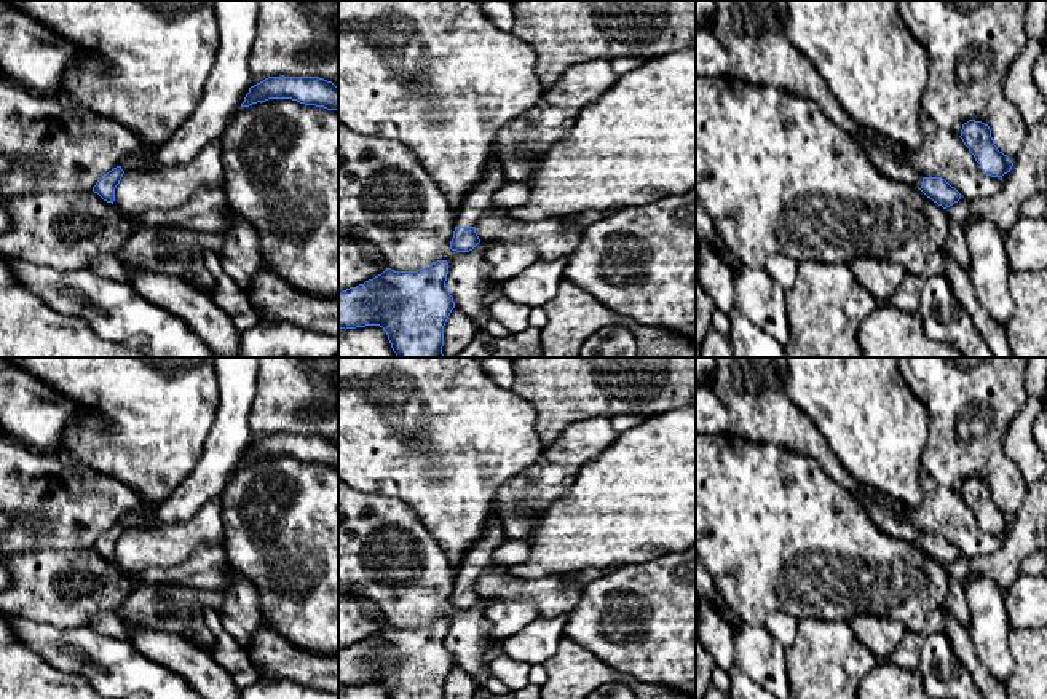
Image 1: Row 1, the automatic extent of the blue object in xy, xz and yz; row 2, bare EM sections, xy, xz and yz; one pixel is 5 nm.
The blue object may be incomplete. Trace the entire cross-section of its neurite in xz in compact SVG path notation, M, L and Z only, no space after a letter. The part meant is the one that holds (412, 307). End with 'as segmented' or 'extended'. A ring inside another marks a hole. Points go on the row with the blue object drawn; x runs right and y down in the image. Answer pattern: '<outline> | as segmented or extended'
M437 260L417 271L394 271L386 268L381 274L356 287L338 292L338 329L380 326L397 357L444 357L444 326L455 308L453 297L445 287L448 262Z | as segmented

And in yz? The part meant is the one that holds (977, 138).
M969 120L962 124L959 137L986 176L1002 177L1010 172L1013 163L998 150L988 124Z | as segmented

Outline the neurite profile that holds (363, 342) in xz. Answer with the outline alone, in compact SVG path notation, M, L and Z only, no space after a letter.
M380 326L338 329L338 357L397 357Z

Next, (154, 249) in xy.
M142 225L134 230L118 254L118 260L128 270L158 271L180 278L196 254L200 257L206 252L219 255L222 244L220 231L201 233L187 228L168 231Z

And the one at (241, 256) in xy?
M227 209L215 215L222 225L217 231L223 236L219 260L227 276L243 289L249 289L252 278L270 270L257 231L235 212Z

